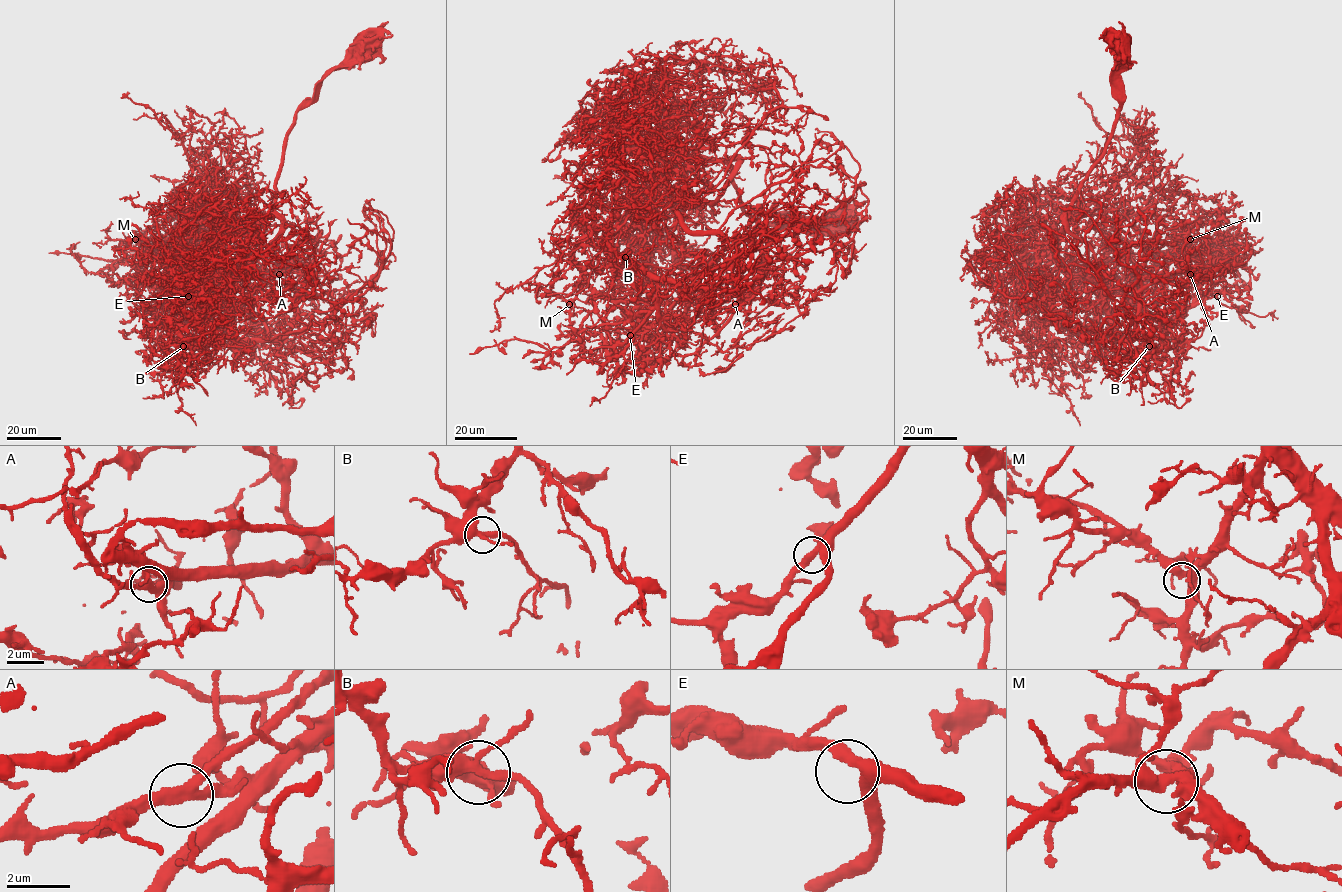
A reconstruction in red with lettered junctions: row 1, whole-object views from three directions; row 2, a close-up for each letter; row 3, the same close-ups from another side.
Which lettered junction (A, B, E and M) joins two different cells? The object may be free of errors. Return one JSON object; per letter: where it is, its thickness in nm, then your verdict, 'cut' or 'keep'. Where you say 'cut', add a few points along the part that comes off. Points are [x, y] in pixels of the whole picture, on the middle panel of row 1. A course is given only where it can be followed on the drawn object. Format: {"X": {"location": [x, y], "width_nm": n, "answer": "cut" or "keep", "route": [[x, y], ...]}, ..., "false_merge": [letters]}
{"A": {"location": [735, 304], "width_nm": 300, "answer": "keep"}, "B": {"location": [625, 257], "width_nm": 340, "answer": "keep"}, "E": {"location": [630, 335], "width_nm": 340, "answer": "keep"}, "M": {"location": [569, 304], "width_nm": 340, "answer": "keep"}, "false_merge": []}

